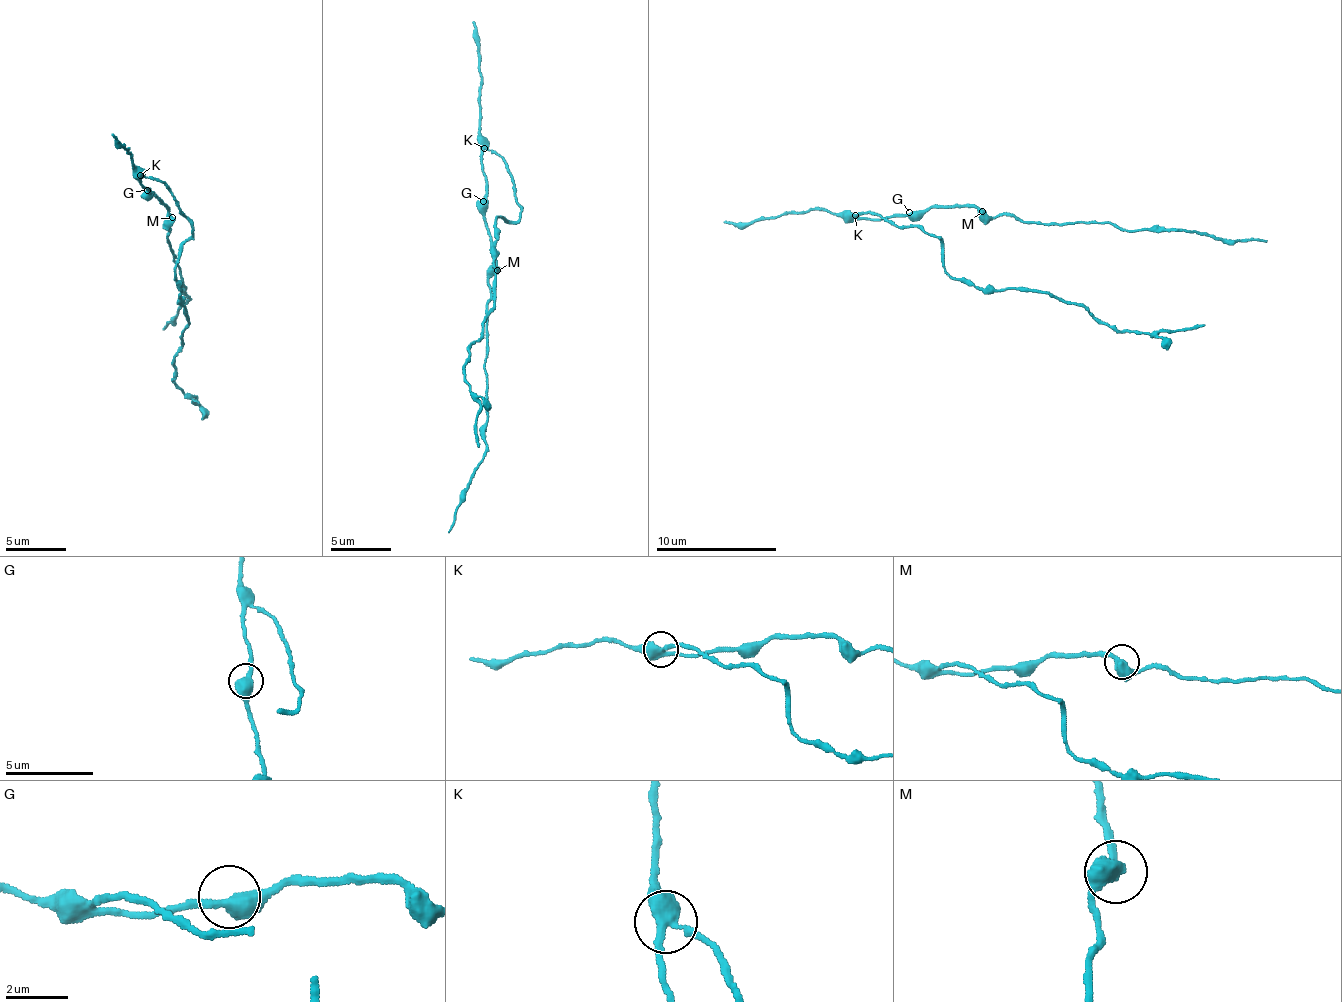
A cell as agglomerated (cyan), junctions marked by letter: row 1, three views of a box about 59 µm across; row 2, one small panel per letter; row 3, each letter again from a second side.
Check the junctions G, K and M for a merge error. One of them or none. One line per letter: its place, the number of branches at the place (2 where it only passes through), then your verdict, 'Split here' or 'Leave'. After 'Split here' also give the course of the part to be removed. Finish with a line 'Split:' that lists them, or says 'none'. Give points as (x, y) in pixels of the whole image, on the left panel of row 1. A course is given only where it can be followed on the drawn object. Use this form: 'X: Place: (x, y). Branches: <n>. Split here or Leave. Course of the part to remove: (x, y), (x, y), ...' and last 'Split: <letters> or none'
G: Place: (147, 190). Branches: 2. Leave
K: Place: (140, 175). Branches: 3. Split here. Course of the part to remove: (140, 174), (163, 184), (191, 223), (176, 267), (189, 324), (174, 358), (174, 379), (197, 404)
M: Place: (172, 217). Branches: 2. Leave
Split: K

